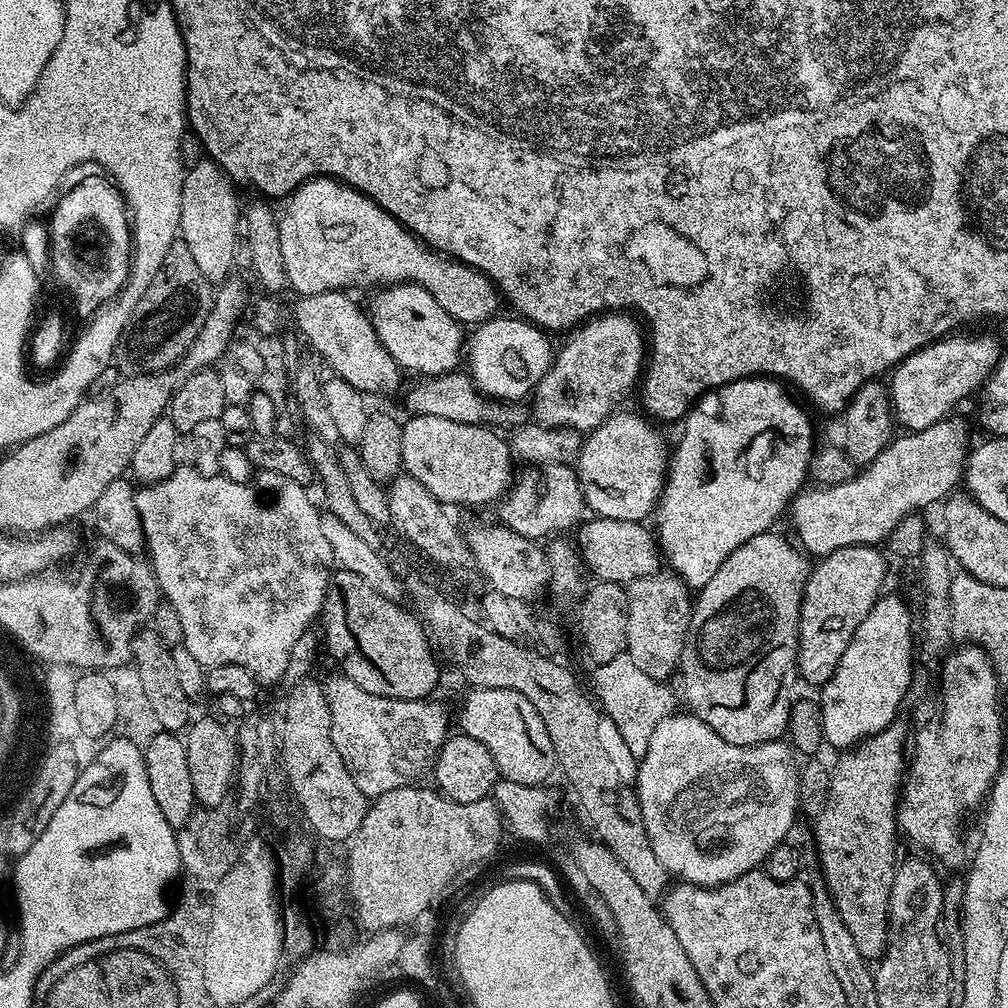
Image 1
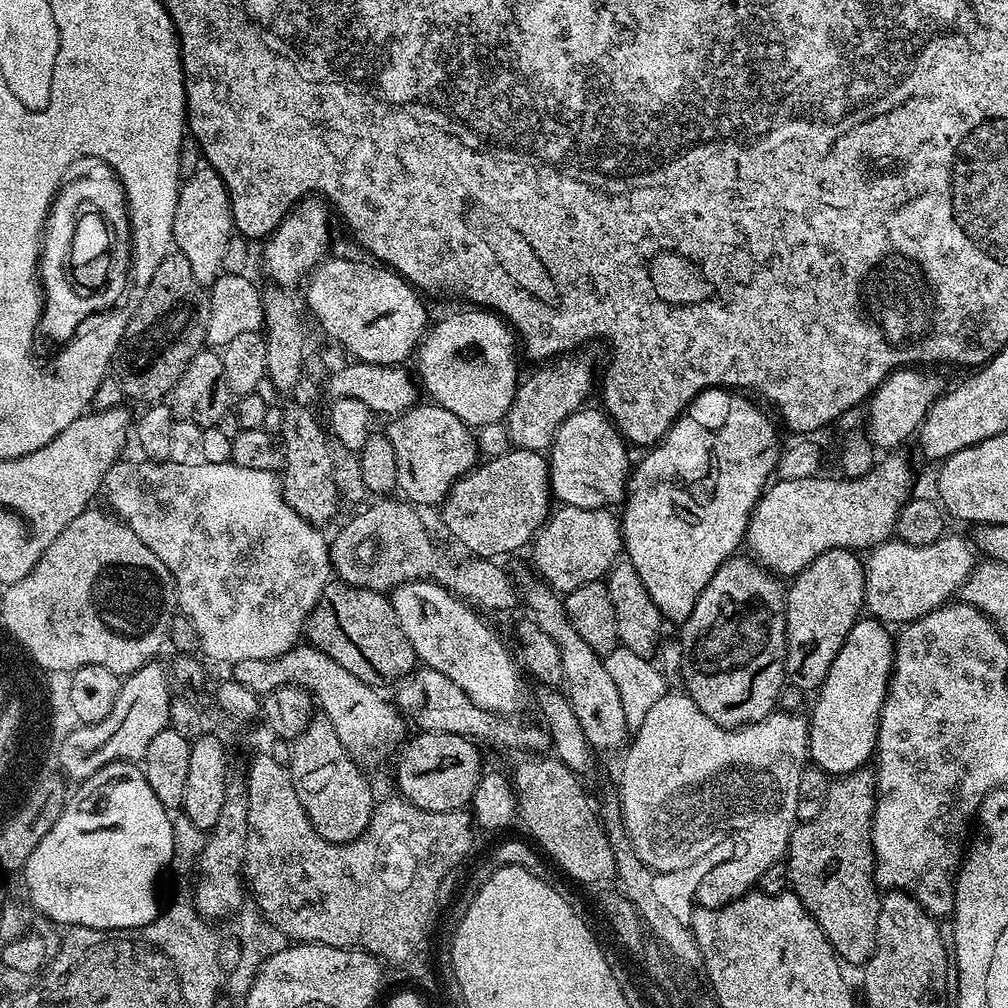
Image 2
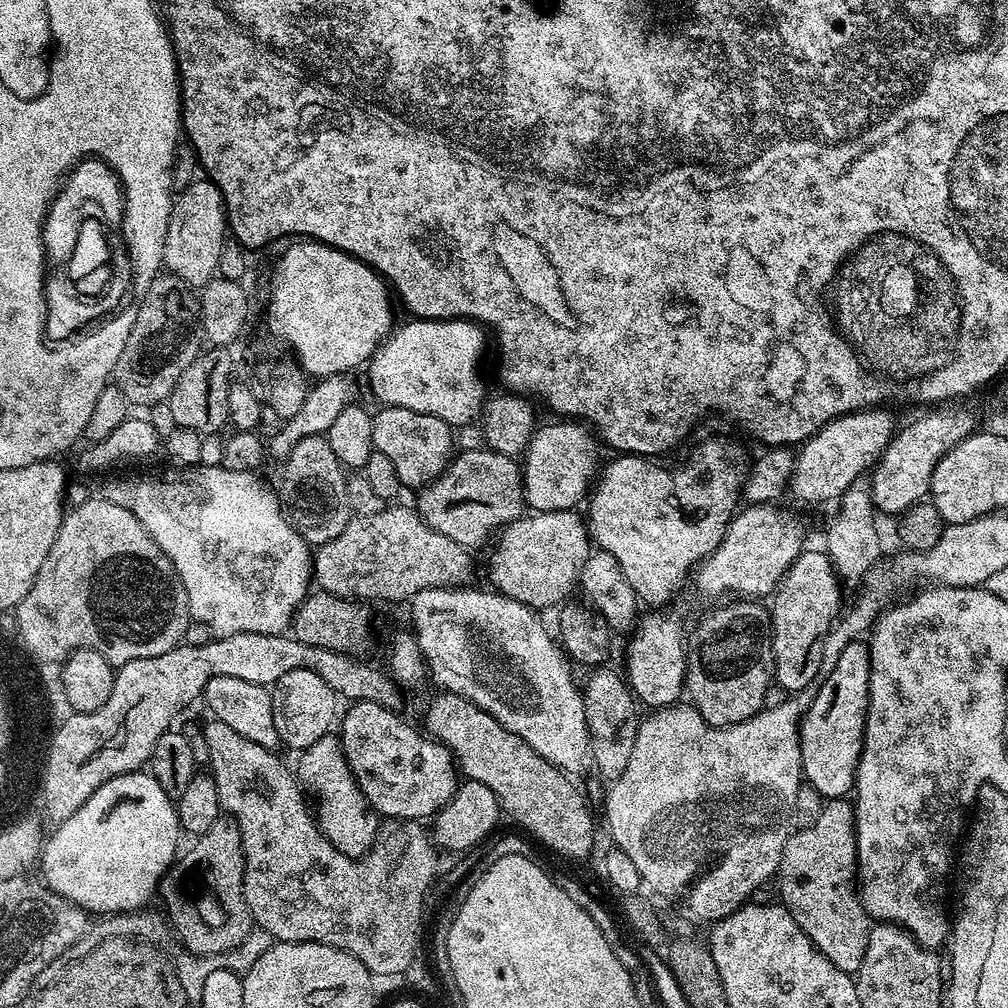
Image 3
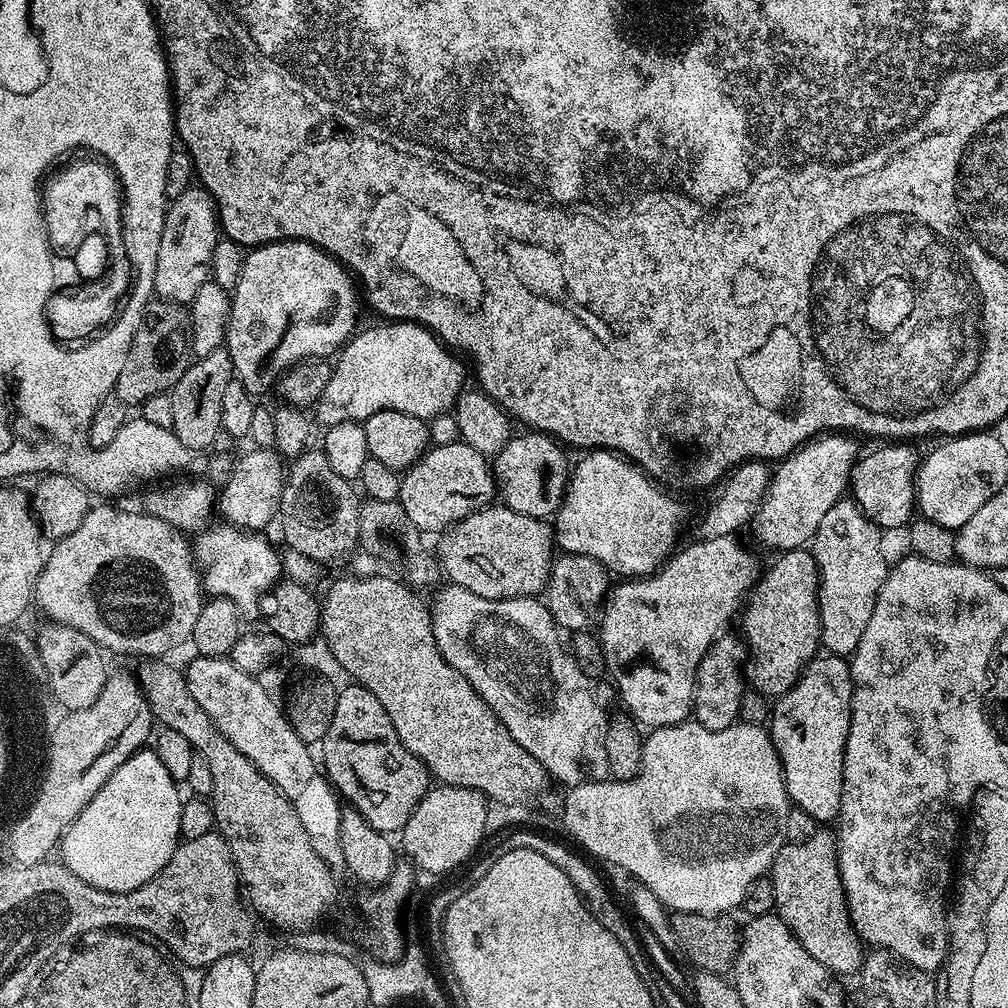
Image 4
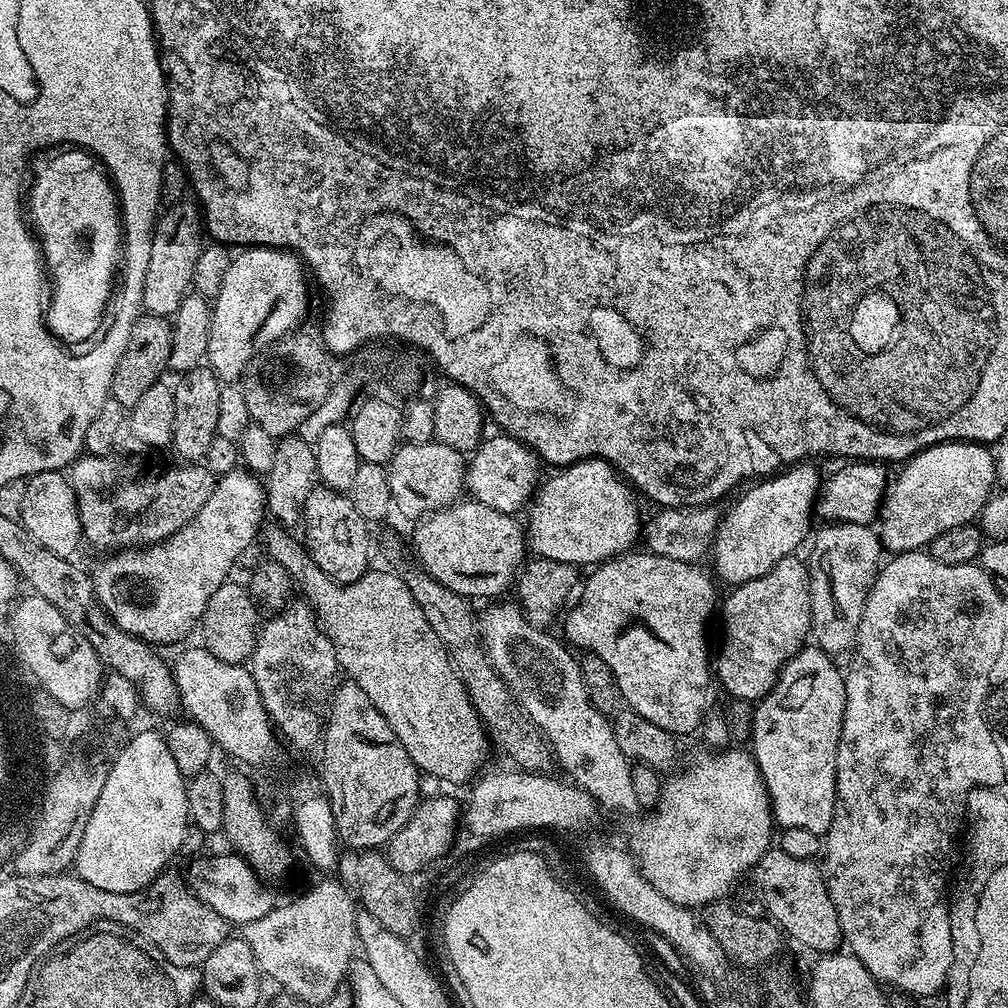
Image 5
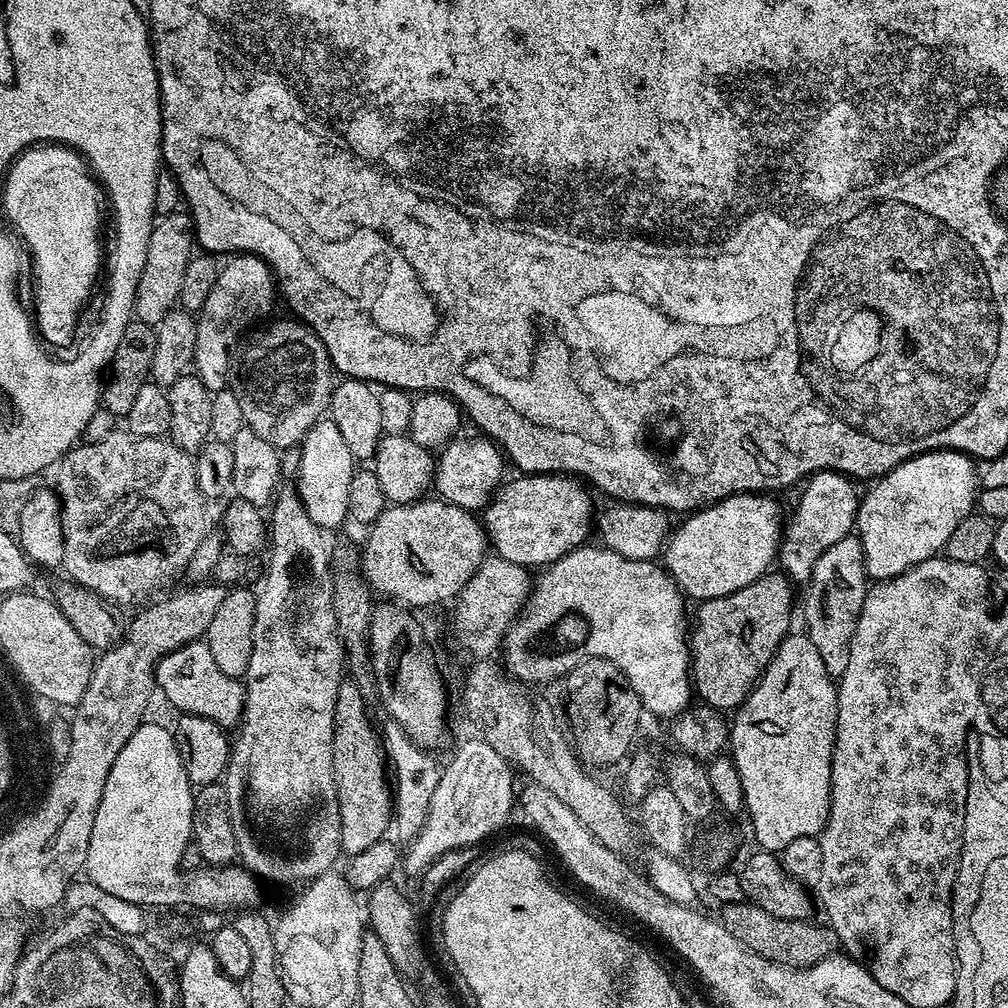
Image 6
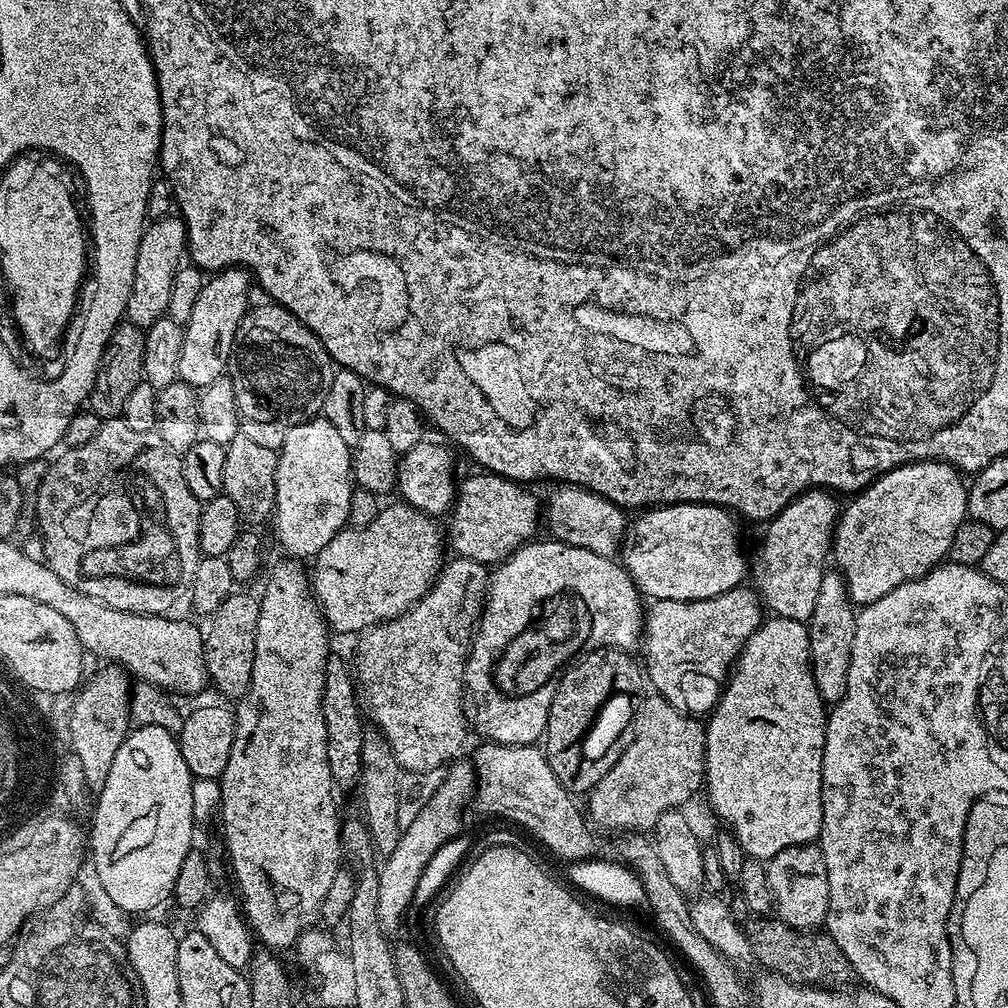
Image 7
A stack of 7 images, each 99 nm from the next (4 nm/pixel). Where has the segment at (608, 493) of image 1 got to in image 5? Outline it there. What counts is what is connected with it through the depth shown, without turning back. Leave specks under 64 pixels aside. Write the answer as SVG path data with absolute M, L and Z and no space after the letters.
M495 435L481 440L476 451L471 453L466 464L466 488L475 500L493 510L516 514L531 501L538 487L542 461L528 445L513 436Z

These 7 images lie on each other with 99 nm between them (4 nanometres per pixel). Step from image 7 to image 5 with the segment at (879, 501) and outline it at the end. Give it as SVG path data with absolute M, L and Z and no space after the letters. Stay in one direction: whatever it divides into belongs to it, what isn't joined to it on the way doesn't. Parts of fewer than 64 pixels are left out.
M945 442L917 452L903 465L900 477L893 479L878 517L880 543L889 553L914 552L927 549L928 544L942 530L973 523L980 516L990 496L992 483L996 480L996 464L987 447L971 442Z

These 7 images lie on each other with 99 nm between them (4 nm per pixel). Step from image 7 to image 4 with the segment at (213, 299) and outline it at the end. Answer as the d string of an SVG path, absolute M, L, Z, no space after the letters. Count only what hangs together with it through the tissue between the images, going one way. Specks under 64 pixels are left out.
M277 240L275 244L253 247L245 255L241 276L230 295L226 351L235 379L240 380L254 398L260 398L294 365L309 358L328 358L339 353L357 331L360 304L362 308L362 296L352 273L328 252L306 240Z

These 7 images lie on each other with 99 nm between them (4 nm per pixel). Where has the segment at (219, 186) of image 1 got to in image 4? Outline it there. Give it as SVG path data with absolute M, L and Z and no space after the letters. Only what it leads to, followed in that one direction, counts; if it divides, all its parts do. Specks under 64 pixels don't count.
M193 186L178 199L171 201L164 213L162 242L158 245L158 267L154 270L154 292L159 299L174 300L188 306L199 287L212 276L215 246L222 239L216 214L216 203L202 186Z

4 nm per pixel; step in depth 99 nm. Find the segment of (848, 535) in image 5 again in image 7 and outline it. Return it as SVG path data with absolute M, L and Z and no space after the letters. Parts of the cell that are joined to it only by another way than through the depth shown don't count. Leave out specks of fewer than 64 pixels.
M825 571L818 590L817 605L808 621L811 639L811 666L819 694L825 703L835 704L845 696L849 684L850 654L852 653L856 617L854 606L848 599L848 588L839 571Z

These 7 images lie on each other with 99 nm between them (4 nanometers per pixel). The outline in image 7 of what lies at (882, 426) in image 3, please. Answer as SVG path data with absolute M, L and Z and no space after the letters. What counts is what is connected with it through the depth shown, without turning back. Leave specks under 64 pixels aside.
M666 504L641 511L636 521L631 521L622 545L622 563L636 583L641 597L657 600L701 600L726 594L741 587L750 572L740 549L740 532L736 529L737 517L719 504Z

